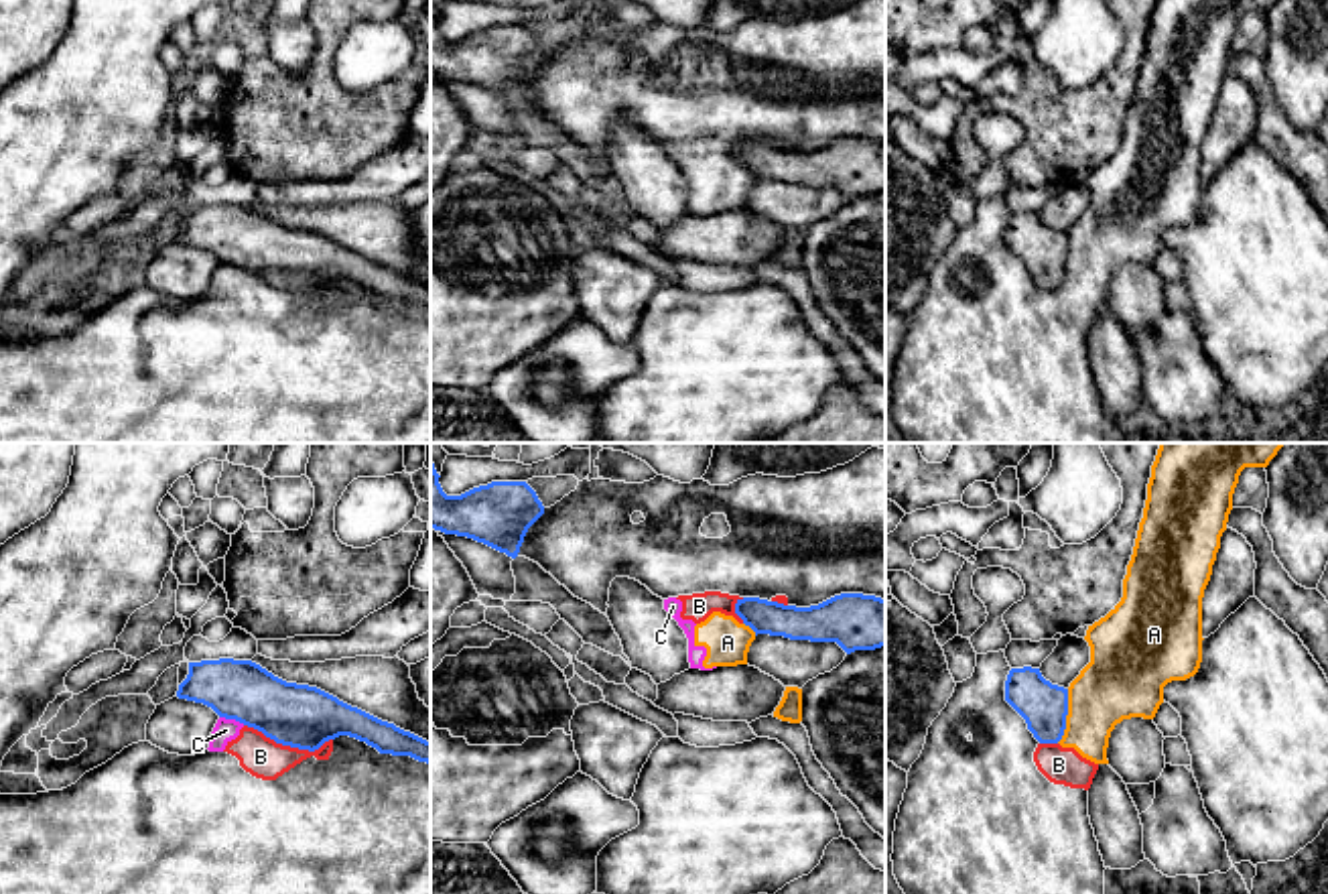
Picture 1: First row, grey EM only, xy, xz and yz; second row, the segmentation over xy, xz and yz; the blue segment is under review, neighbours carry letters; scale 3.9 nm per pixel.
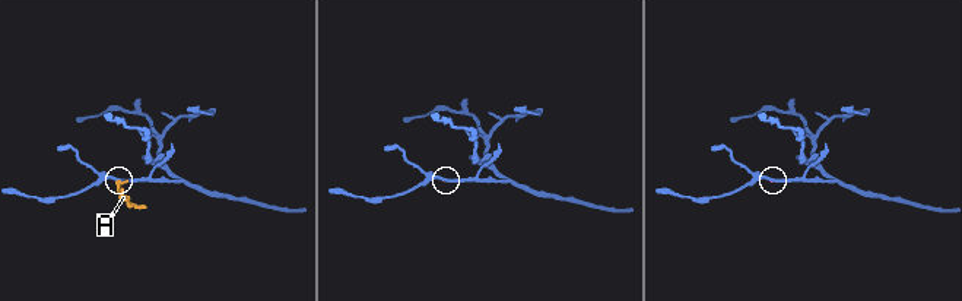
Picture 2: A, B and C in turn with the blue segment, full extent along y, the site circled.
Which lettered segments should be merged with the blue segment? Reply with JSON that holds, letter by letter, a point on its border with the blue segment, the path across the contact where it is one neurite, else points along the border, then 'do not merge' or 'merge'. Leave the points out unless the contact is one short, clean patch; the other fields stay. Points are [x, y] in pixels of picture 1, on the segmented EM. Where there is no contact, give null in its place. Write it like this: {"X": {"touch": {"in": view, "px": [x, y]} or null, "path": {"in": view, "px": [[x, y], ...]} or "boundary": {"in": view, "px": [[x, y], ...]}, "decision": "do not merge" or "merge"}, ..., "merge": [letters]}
{"A": {"touch": {"in": "yz", "px": [1067, 714]}, "boundary": {"in": "yz", "px": [[1069, 689], [1067, 728], [1056, 742]]}, "decision": "do not merge"}, "B": {"touch": {"in": "xy", "px": [289, 744]}, "boundary": {"in": "xy", "px": [[244, 724], [277, 742], [309, 750], [317, 750], [332, 740]]}, "decision": "do not merge"}, "C": {"touch": {"in": "xy", "px": [232, 718]}, "boundary": {"in": "xy", "px": [[220, 716], [244, 724]]}, "decision": "do not merge"}, "merge": []}

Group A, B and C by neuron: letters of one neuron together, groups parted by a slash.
A B C

